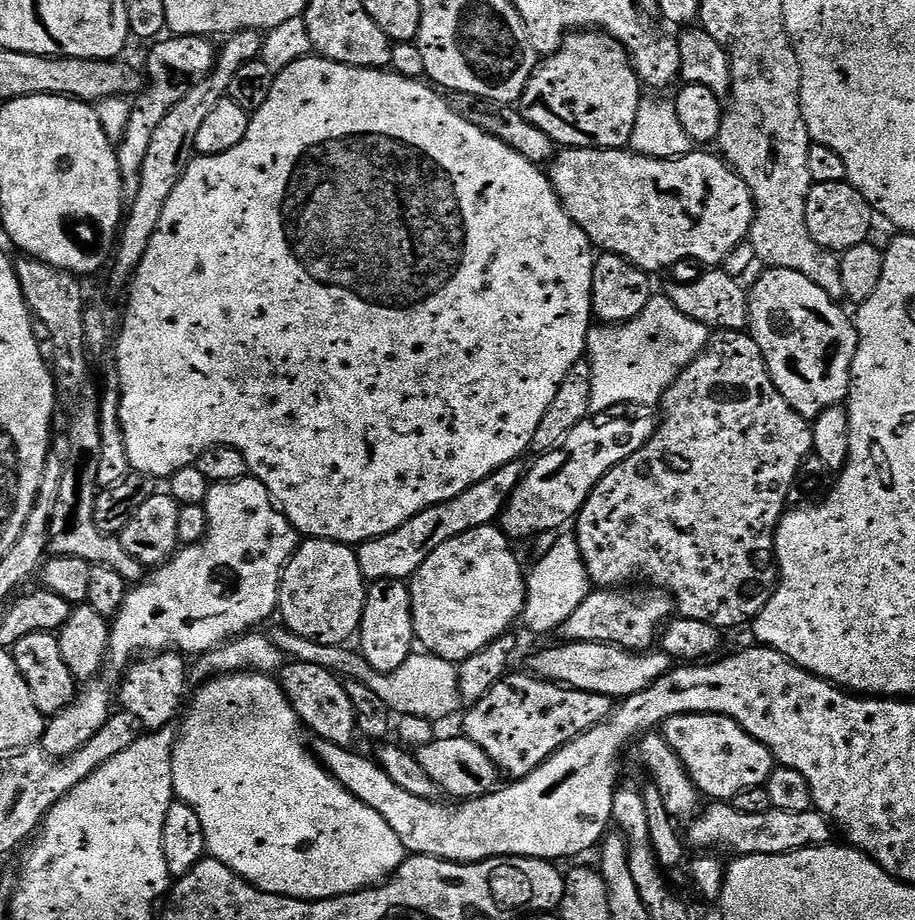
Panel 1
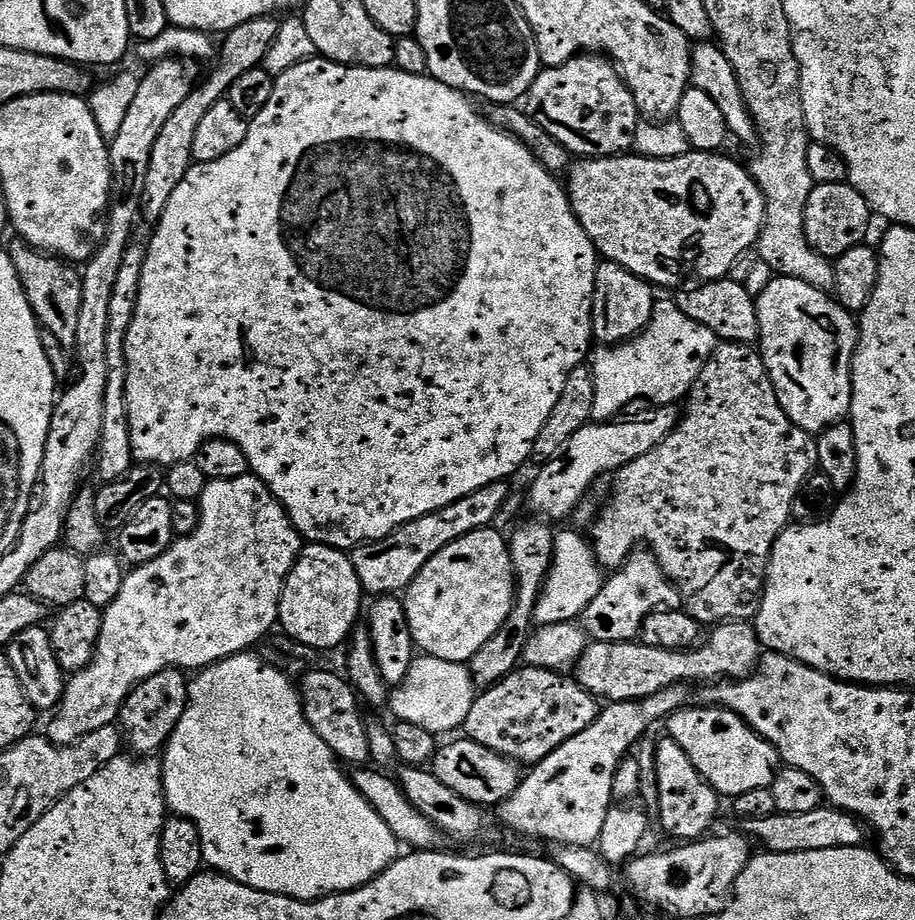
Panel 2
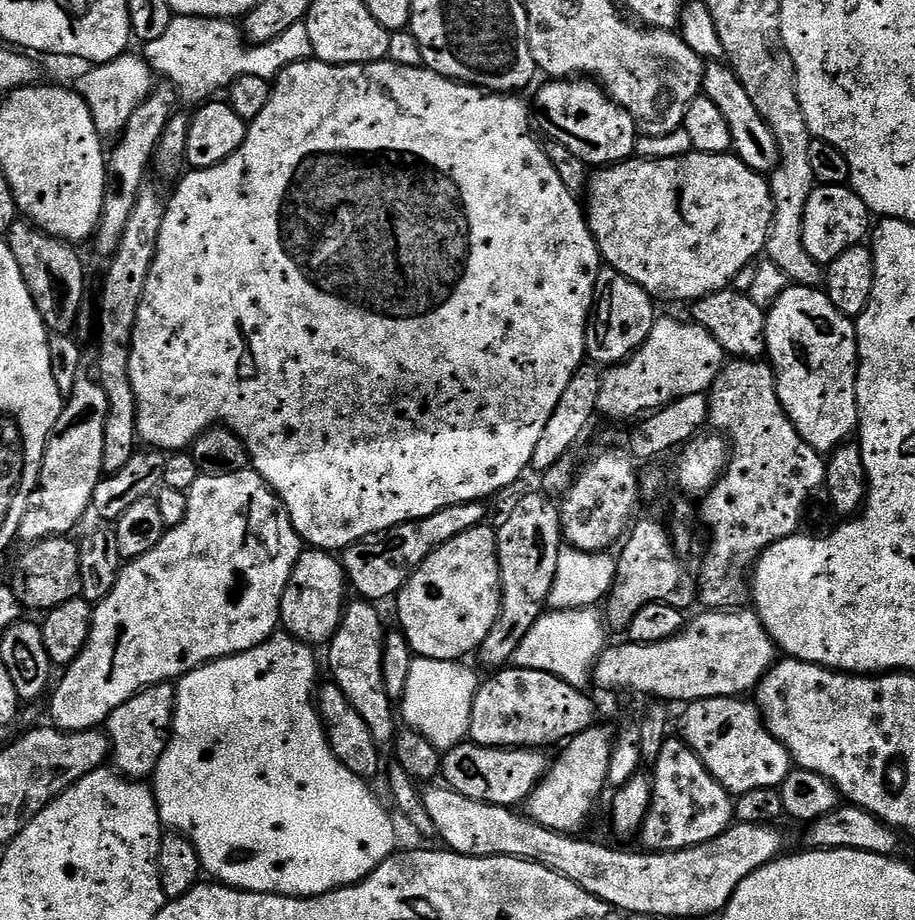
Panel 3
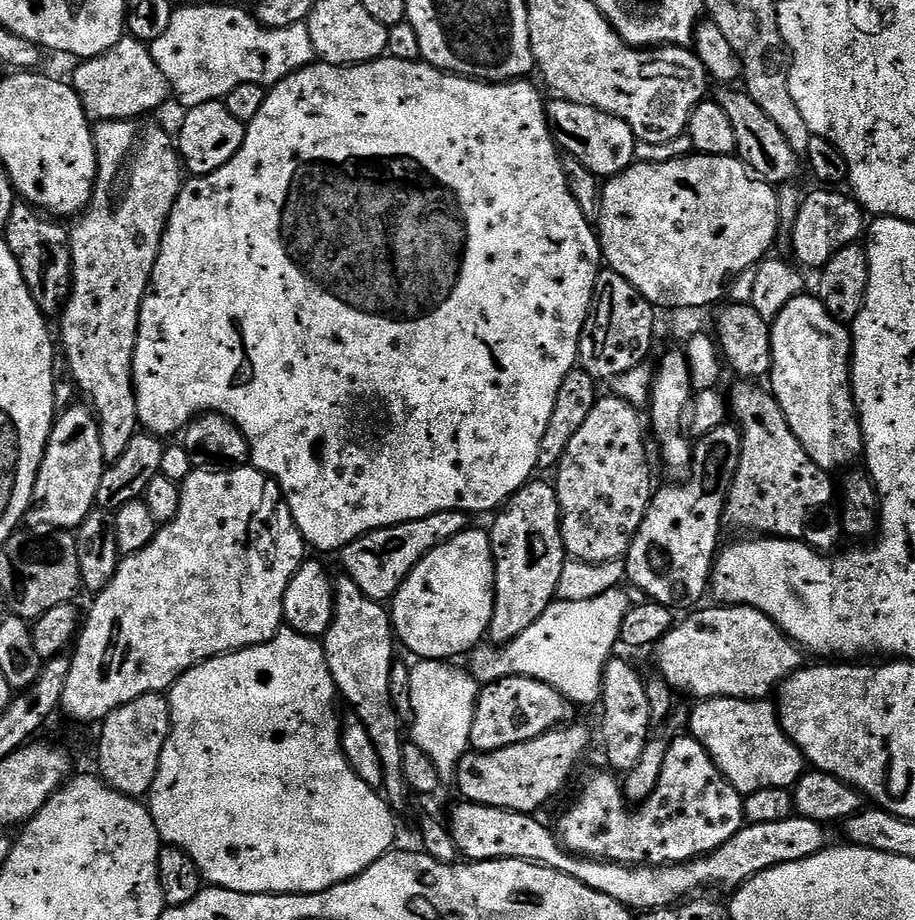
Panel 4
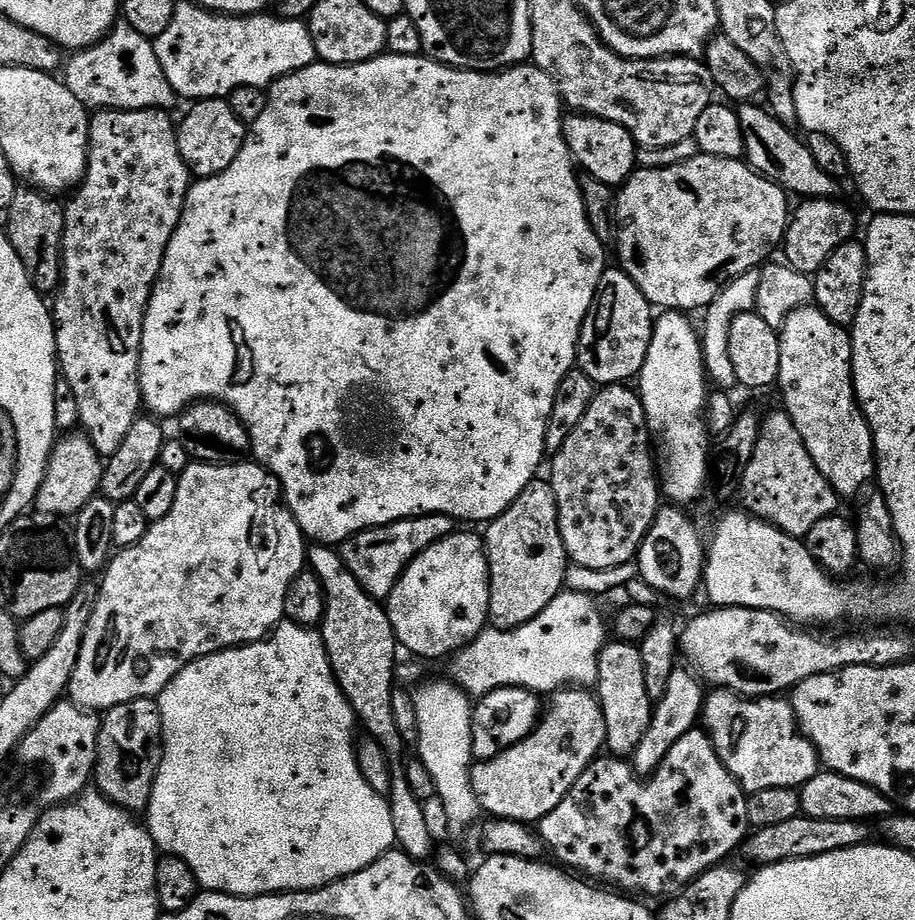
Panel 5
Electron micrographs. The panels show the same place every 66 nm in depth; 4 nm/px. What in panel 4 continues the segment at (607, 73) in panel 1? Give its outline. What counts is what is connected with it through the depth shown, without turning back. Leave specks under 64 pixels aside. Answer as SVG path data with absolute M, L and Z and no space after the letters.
M559 98L549 99L546 107L552 139L567 155L578 158L582 166L586 166L586 170L593 172L596 177L616 176L636 160L638 141L630 126L622 122L622 118L614 118L614 114L606 114L594 106Z

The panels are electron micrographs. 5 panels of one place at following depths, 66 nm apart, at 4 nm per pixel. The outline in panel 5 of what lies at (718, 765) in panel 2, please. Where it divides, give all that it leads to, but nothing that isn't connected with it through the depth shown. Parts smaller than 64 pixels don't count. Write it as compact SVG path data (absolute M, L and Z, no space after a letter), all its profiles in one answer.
M727 688L709 691L704 702L702 728L712 739L714 750L718 758L722 758L726 770L730 770L732 777L740 781L749 794L758 790L770 790L770 786L800 788L810 782L816 772L821 771L822 765L816 748L800 732L800 725L796 723L796 715L787 699L775 696L749 698L738 692L730 692Z

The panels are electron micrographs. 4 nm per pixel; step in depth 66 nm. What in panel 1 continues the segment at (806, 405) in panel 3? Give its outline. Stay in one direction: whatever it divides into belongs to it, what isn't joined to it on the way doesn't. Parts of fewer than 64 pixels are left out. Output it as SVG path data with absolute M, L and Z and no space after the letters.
M765 268L761 277L758 278L758 282L755 282L751 291L748 292L747 331L750 333L752 341L759 346L760 353L764 355L768 373L778 390L778 394L782 394L782 398L786 398L788 405L809 422L815 421L816 417L822 415L827 408L835 408L843 405L848 399L848 388L852 384L852 363L854 362L854 354L856 353L856 347L860 340L856 336L856 325L853 317L849 313L847 316L840 307L841 305L837 301L829 298L826 290L820 289L819 286L814 286L814 282L810 282L810 278L806 278L806 274L798 274L798 270Z

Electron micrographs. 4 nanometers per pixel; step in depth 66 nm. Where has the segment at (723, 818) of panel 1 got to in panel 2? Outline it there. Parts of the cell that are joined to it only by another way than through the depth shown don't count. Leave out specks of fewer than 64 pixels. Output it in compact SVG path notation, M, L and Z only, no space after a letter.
M831 806L815 808L810 810L810 814L777 814L770 818L745 820L742 828L757 845L758 843L765 844L763 847L767 851L782 854L798 854L810 850L834 850L835 848L858 848L865 843L864 832L866 833L865 825L857 817Z

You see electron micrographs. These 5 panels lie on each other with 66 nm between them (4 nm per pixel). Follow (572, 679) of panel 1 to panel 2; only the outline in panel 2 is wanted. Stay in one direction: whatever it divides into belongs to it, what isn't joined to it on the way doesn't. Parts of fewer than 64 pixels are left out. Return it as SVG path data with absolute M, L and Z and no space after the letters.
M725 622L715 625L709 632L712 633L709 636L707 633L703 642L695 648L685 648L683 652L646 646L639 642L589 643L574 665L574 679L591 696L604 702L615 702L641 700L675 684L692 686L695 680L719 682L729 678L743 678L756 667L762 655L762 645L751 623Z

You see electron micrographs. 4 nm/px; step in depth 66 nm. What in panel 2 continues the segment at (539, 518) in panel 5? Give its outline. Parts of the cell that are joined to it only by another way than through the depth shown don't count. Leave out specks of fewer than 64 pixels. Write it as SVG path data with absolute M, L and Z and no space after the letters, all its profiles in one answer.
M532 518L529 524L518 525L512 536L510 532L508 549L512 570L516 575L516 603L512 606L508 621L500 627L498 634L494 634L494 638L490 638L490 642L486 642L486 646L482 646L482 650L478 650L478 654L474 654L467 663L468 671L472 674L472 683L477 689L492 688L521 667L524 648L528 644L528 637L534 631L535 604L539 600L548 571L551 570L552 552L555 549L553 529L547 527L551 528L547 523Z

